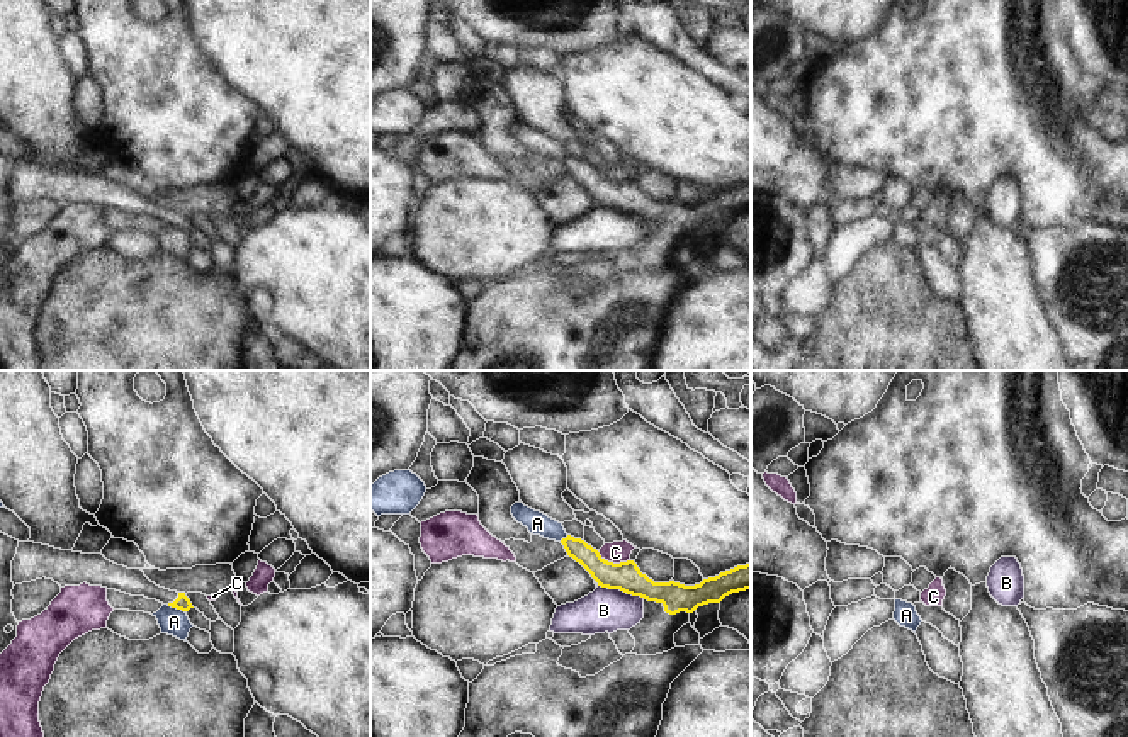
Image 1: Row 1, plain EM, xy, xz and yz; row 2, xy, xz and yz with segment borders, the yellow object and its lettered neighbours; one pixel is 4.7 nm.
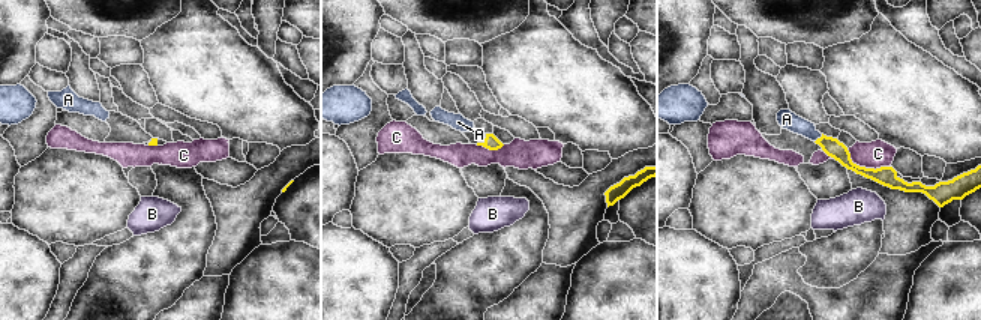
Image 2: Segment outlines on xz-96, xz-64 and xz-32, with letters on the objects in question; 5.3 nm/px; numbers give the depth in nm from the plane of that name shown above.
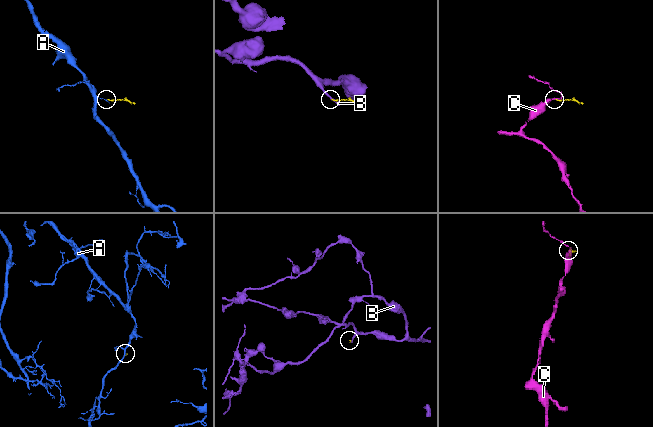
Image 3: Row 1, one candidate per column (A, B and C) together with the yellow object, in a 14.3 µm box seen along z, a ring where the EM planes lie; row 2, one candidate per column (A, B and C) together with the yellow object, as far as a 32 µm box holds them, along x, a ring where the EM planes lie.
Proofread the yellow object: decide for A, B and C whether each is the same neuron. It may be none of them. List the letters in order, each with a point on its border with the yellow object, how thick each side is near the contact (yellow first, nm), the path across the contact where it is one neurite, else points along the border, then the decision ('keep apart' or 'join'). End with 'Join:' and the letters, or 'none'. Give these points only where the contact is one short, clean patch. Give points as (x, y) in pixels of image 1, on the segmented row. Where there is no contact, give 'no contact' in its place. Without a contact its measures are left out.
A: xy (175, 607) | 70/130 nm | along xy (167, 605), (184, 612) | keep apart
B: xz (622, 590) | 140/200 nm | along xz (598, 585), (644, 598) | keep apart
C: xz (612, 562) | 140/100 nm | along xz (597, 551), (614, 562), (629, 561) | keep apart
Join: none

